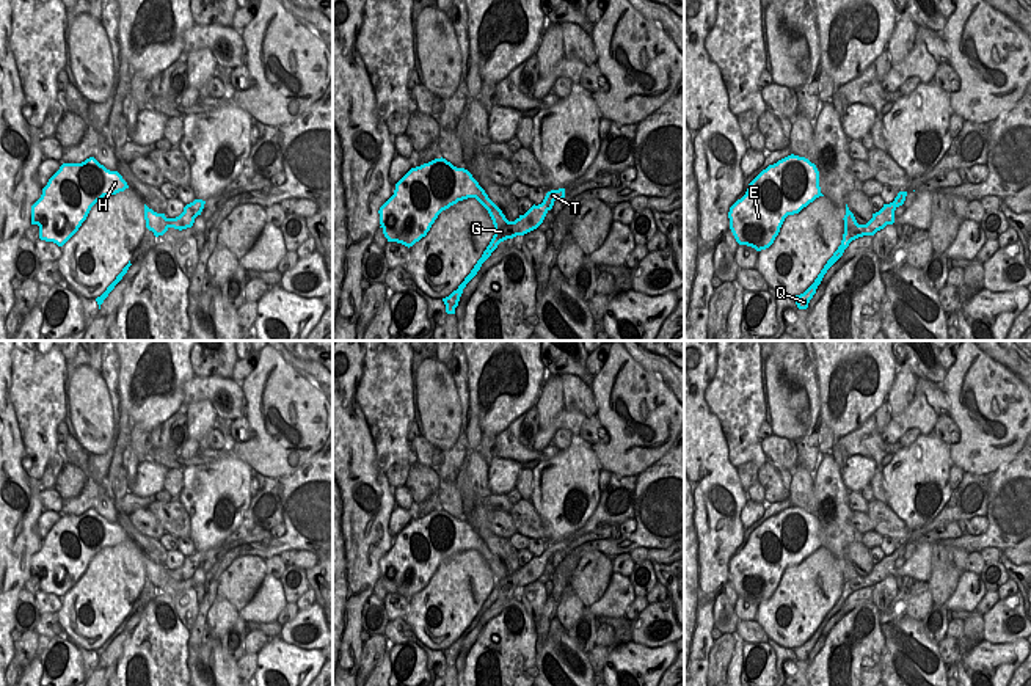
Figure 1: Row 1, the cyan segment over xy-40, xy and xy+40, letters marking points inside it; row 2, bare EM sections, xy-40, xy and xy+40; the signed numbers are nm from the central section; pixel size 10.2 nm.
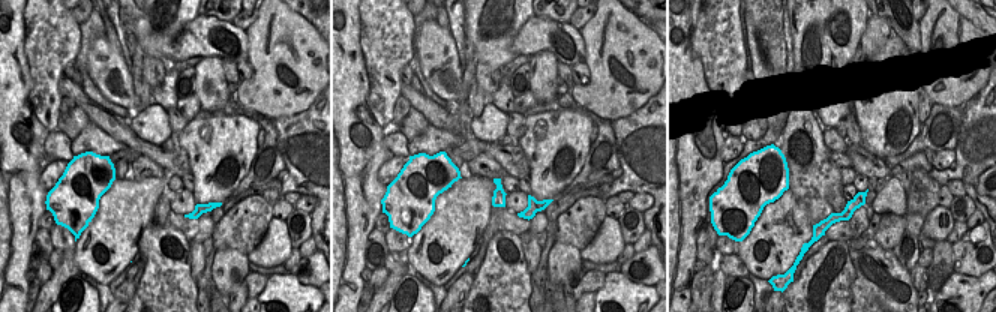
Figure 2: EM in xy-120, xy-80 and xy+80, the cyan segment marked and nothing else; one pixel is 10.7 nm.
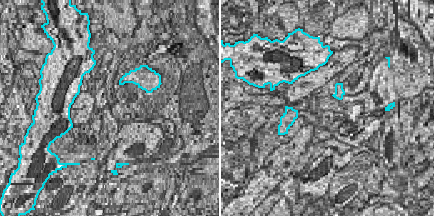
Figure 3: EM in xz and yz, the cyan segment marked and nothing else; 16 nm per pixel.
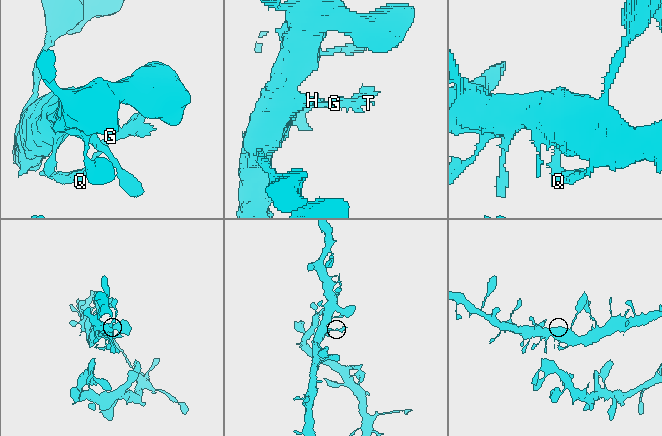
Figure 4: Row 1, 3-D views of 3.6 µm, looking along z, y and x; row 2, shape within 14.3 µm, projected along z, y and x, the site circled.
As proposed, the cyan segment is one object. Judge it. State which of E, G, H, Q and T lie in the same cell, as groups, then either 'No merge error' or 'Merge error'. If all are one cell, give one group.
Groups: E H / G Q T. Merge error.

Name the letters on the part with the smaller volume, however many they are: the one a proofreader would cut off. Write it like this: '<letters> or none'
G, Q, T

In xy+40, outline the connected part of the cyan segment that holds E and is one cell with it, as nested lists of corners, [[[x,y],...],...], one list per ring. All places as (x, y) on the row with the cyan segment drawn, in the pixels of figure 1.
[[[788,155],[763,170],[728,212],[730,229],[739,245],[769,248],[788,215],[799,213],[824,196],[819,171],[805,157]]]

